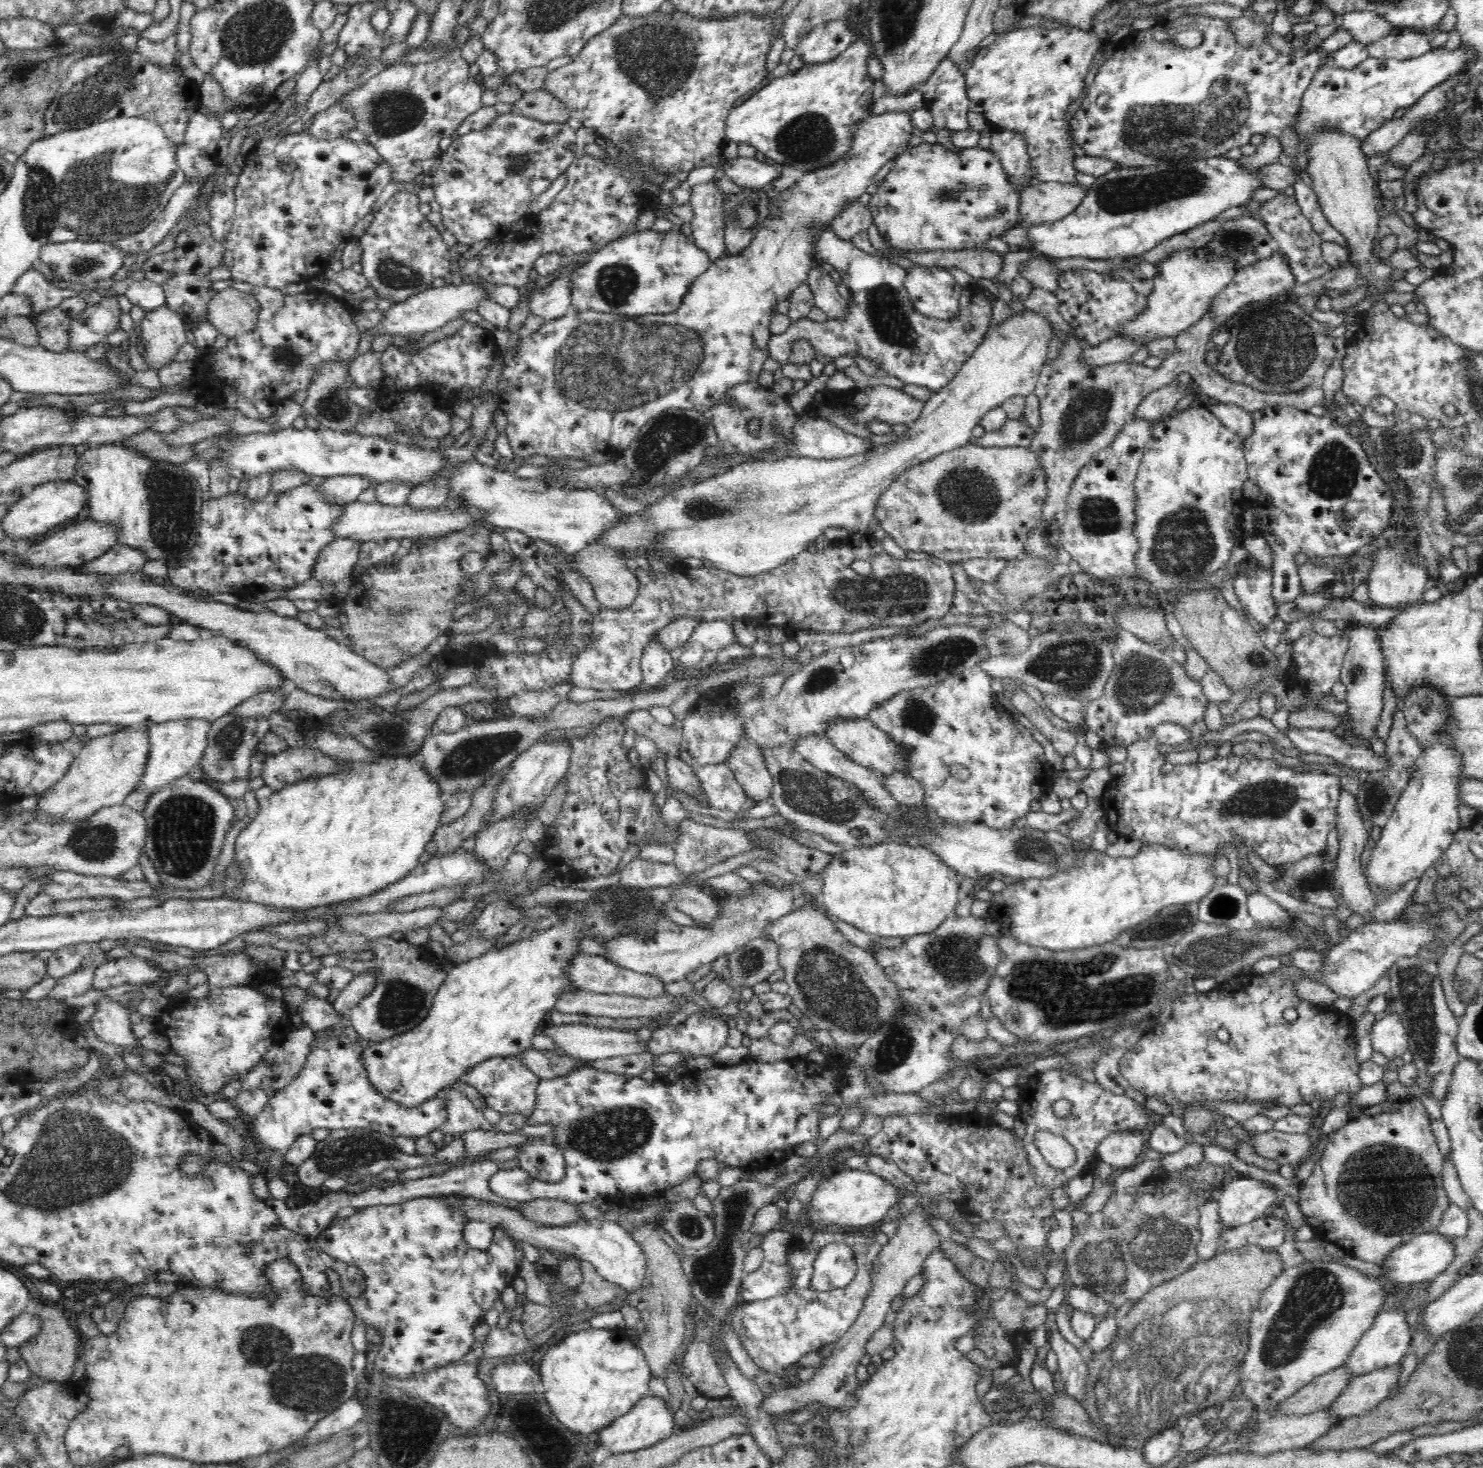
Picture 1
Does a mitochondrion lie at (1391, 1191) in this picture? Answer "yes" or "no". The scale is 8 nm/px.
yes

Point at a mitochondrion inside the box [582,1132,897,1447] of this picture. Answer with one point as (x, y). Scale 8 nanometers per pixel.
(712, 1273)

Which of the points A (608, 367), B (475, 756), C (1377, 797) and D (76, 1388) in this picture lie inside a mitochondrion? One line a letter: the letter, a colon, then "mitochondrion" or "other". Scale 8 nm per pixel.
A: mitochondrion
B: mitochondrion
C: mitochondrion
D: other

